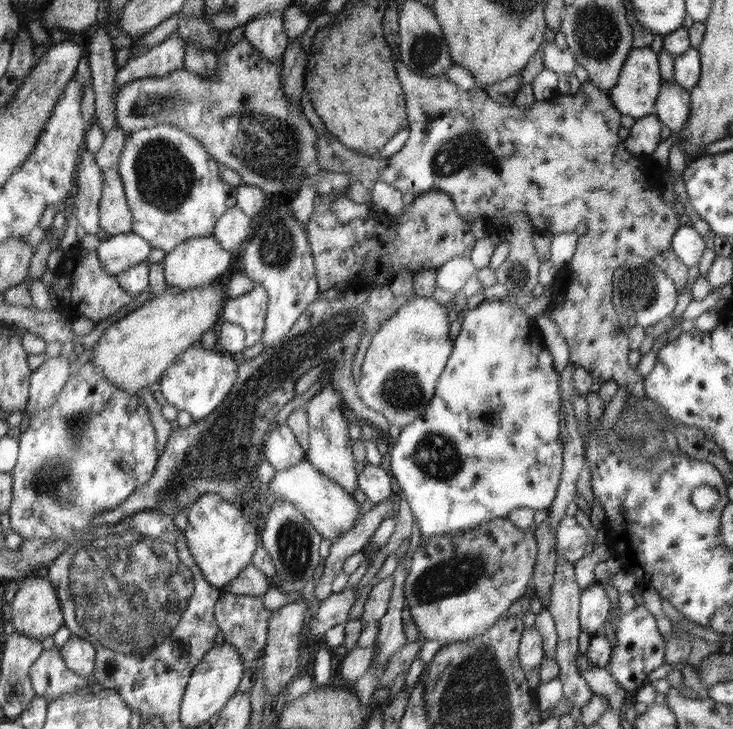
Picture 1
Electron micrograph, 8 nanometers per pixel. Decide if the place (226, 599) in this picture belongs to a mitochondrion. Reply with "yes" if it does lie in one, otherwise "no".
no

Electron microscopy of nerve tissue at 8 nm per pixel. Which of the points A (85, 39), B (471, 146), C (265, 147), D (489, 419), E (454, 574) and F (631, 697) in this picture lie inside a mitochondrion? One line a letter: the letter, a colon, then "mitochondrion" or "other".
A: other
B: mitochondrion
C: mitochondrion
D: mitochondrion
E: mitochondrion
F: other

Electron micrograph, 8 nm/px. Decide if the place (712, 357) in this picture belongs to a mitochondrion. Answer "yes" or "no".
no

